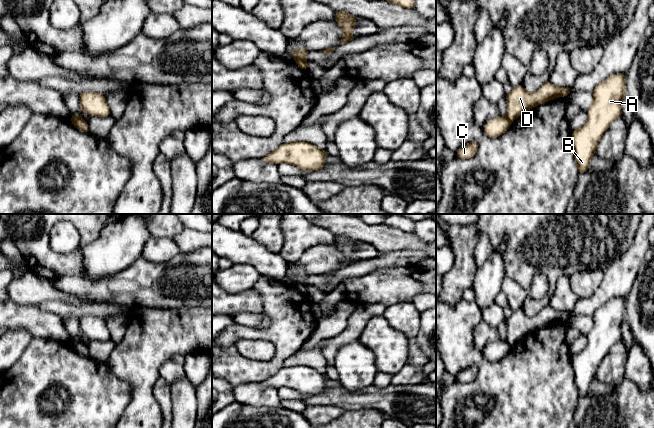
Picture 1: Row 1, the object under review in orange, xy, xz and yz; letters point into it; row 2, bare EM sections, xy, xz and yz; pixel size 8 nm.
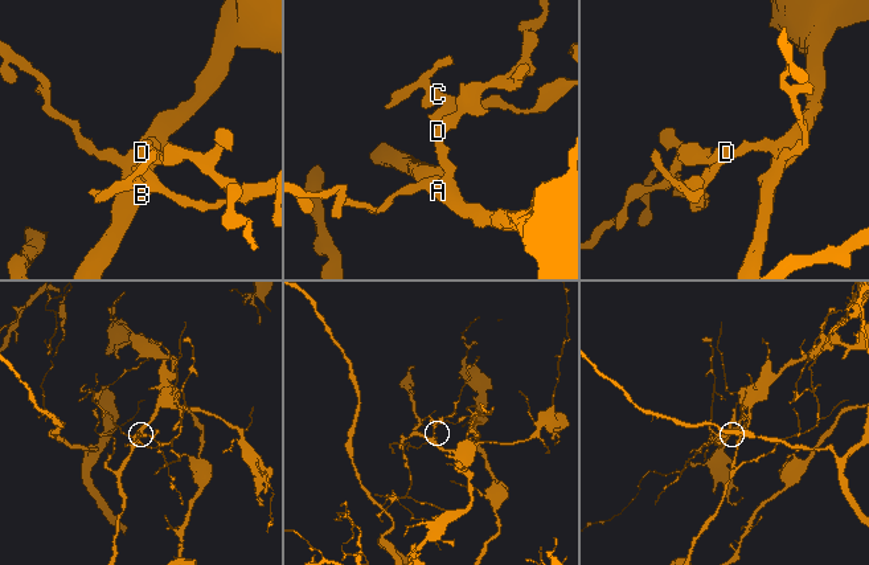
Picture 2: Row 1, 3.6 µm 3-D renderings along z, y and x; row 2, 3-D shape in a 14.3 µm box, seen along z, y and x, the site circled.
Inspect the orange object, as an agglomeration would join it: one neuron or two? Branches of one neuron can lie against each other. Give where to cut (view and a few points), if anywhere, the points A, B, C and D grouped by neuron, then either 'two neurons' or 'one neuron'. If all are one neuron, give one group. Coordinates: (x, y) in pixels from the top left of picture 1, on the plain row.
xz (305, 284), (296, 285) | A B D / C | two neurons

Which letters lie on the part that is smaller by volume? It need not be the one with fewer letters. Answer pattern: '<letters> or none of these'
C

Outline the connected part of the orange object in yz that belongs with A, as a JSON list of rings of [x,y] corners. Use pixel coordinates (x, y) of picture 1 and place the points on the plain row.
[[[617,297],[597,308],[593,326],[586,335],[588,343],[580,353],[572,355],[574,382],[579,398],[589,393],[601,360],[613,344],[622,340],[622,324],[626,319],[626,299]]]

